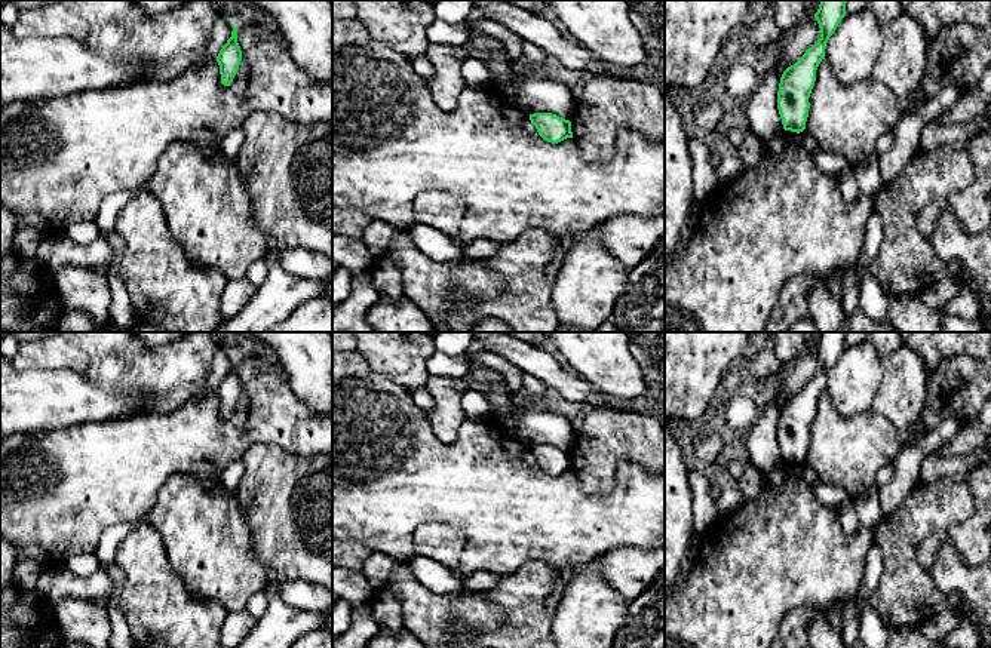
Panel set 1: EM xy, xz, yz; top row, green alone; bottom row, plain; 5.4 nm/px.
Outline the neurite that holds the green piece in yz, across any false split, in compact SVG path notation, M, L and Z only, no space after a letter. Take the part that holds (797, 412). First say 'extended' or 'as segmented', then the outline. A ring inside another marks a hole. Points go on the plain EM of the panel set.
as segmented; M820 332L814 350L820 360L820 371L806 386L788 399L779 415L777 442L785 463L803 464L810 440L810 426L816 414L816 402L825 391L825 378L846 348L847 332Z

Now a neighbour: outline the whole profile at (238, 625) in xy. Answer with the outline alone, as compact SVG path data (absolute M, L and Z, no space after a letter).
M245 608L228 611L221 629L221 648L237 647L255 627L257 618Z

